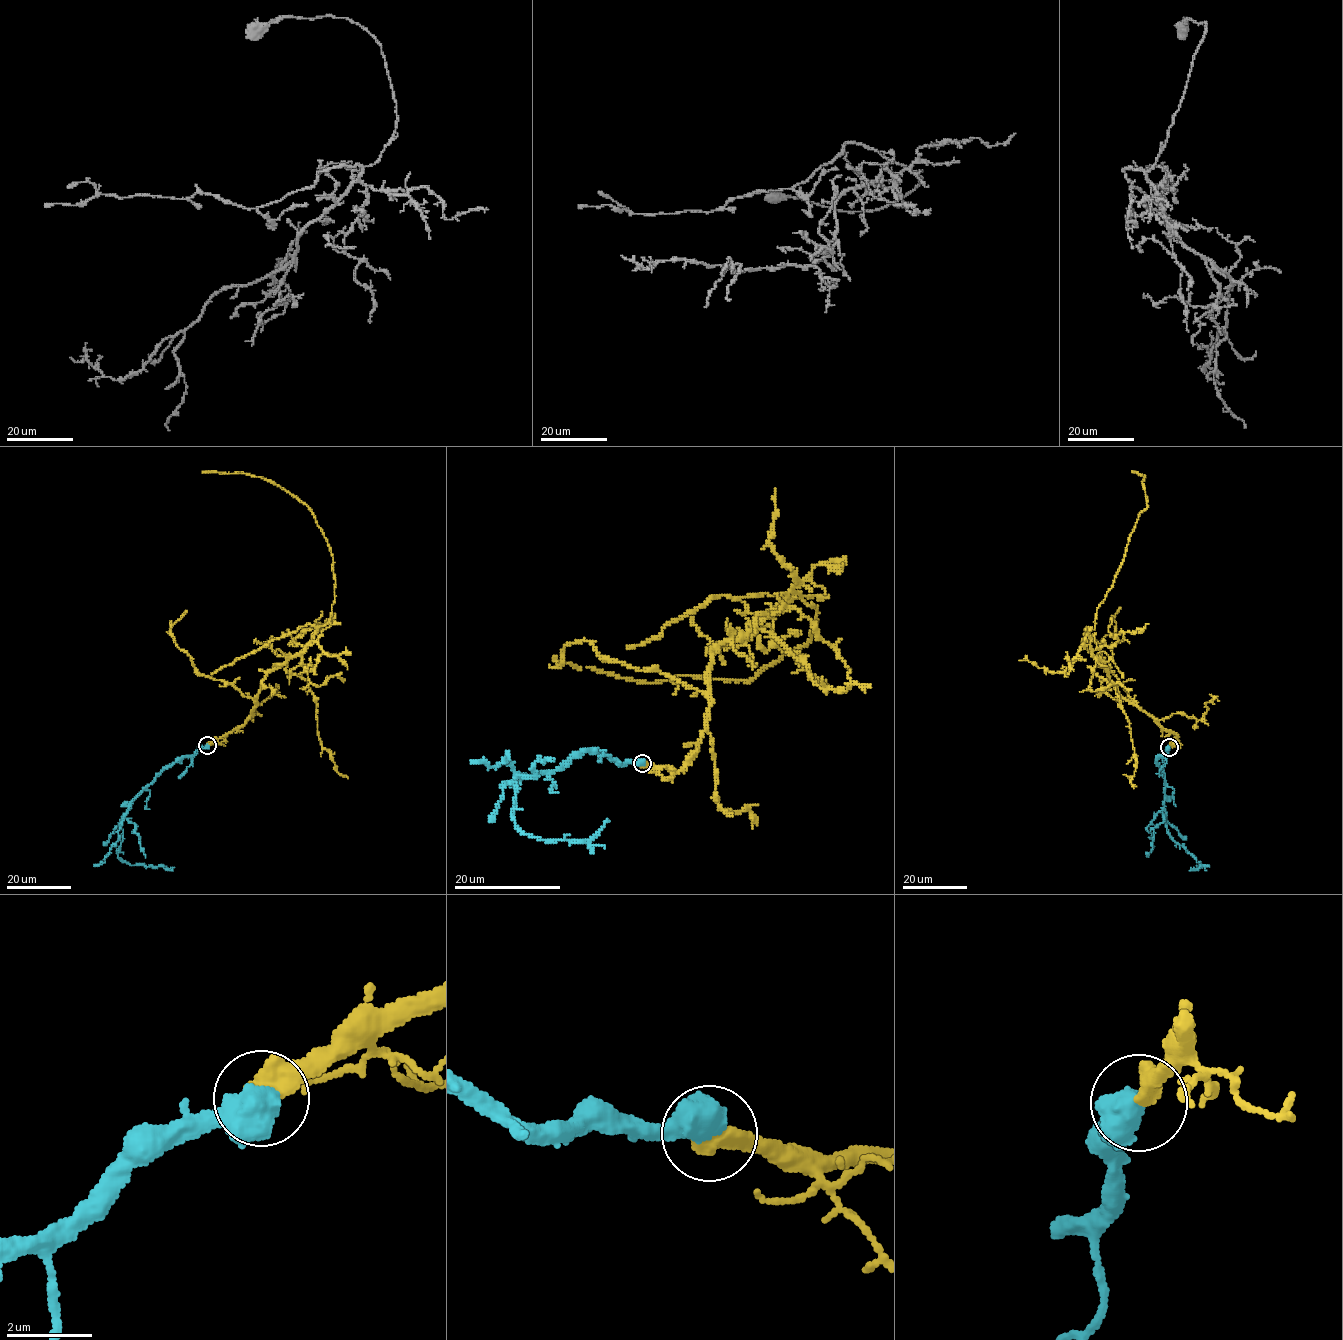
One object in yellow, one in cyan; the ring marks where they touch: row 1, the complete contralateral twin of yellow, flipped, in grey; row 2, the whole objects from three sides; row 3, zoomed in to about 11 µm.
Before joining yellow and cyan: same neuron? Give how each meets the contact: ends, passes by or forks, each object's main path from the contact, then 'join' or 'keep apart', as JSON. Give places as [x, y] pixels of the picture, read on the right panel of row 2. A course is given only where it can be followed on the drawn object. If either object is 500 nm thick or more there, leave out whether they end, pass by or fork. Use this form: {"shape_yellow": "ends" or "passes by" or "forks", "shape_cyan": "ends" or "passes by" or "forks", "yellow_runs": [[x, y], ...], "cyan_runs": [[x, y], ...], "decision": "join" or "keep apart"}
{"yellow_runs": [[1169, 747], [1176, 735], [1126, 700], [1090, 644], [1096, 610], [1147, 506], [1145, 476], [1131, 471]], "cyan_runs": [[1169, 747], [1156, 764], [1165, 783], [1165, 824], [1167, 832], [1200, 862], [1201, 867], [1191, 868]], "decision": "join"}

